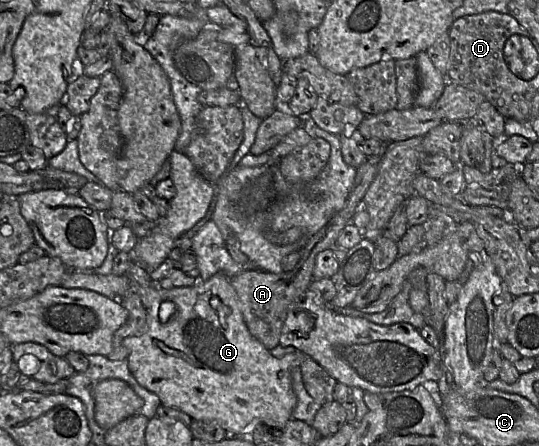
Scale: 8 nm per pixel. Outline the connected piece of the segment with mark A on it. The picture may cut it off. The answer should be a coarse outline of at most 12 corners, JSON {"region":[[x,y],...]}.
{"region":[[358,169],[343,208],[299,251],[290,272],[231,279],[250,334],[279,345],[290,308],[310,287],[317,255],[336,247],[378,171]]}

